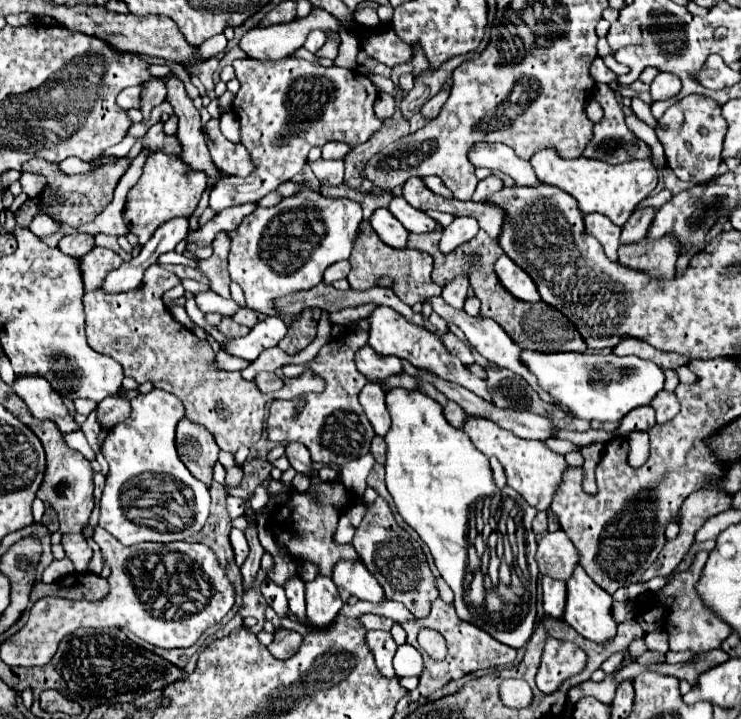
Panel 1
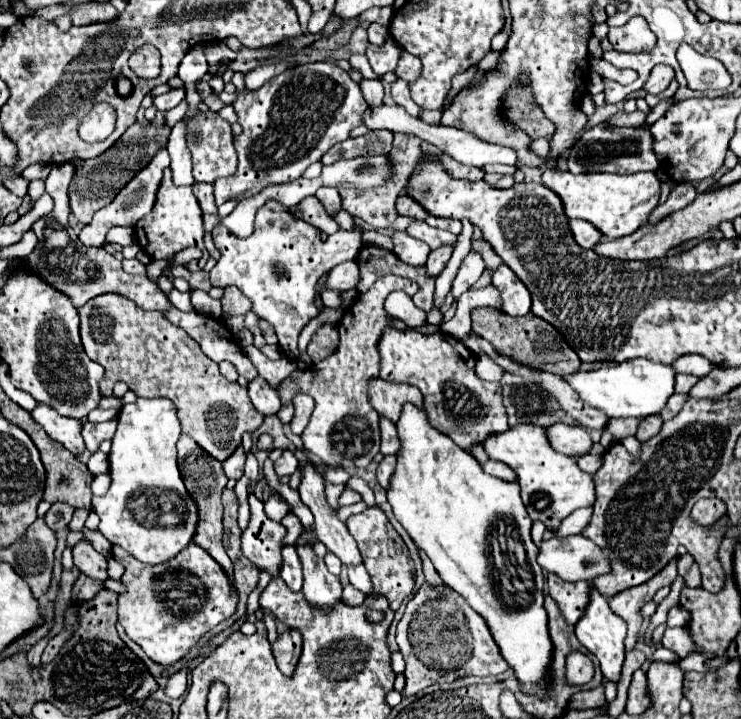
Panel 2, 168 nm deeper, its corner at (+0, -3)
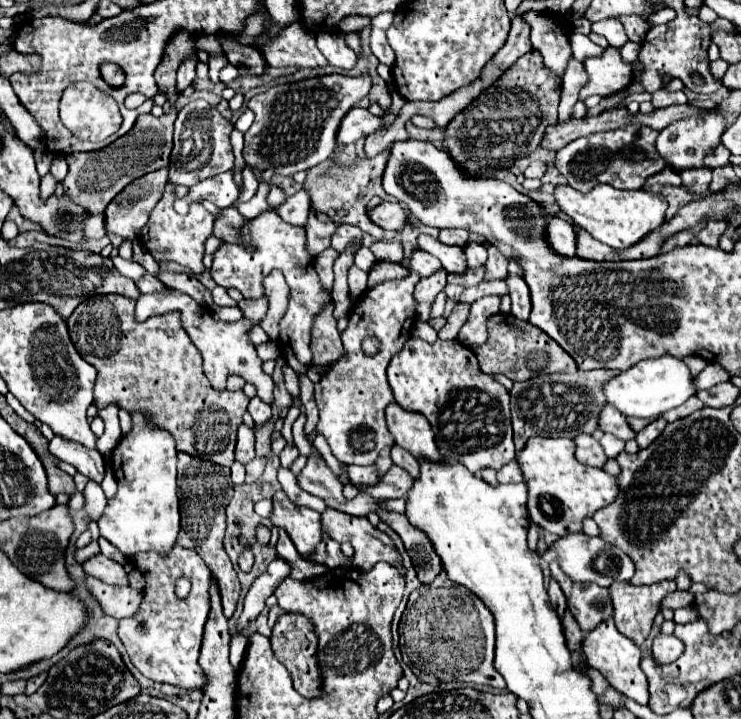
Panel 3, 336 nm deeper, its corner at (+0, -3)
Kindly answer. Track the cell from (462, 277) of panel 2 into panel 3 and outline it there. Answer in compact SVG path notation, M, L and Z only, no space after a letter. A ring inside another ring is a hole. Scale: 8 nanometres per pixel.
M475 240L467 242L465 246L465 254L467 254L467 264L469 264L469 270L475 270L475 268L481 268L485 266L487 262L487 248Z

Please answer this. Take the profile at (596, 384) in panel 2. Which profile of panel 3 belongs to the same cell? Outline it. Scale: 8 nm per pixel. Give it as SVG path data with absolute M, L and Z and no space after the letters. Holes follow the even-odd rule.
M665 354L651 360L641 360L639 364L621 372L617 378L605 384L605 396L609 404L619 408L625 416L637 418L659 418L663 412L681 406L695 394L695 376L691 374L689 366L683 360Z

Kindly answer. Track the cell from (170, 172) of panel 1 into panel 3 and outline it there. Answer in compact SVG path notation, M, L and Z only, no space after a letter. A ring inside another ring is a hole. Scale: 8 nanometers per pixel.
M167 184L163 198L157 202L157 206L151 212L149 224L147 224L147 232L143 232L143 242L149 248L149 252L153 254L153 258L157 262L161 260L173 260L181 266L185 266L187 270L191 270L195 276L205 272L203 266L203 254L205 254L205 240L213 234L213 222L215 218L199 204L195 206L195 210L189 210L187 216L181 216L175 212L173 202L179 200L181 196L185 196L185 186L175 186L175 184Z

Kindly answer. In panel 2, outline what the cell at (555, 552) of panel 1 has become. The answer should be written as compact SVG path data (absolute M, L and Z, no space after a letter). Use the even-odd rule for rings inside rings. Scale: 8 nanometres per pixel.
M581 534L567 538L553 536L551 540L541 542L537 562L545 572L557 574L567 582L593 580L601 572L609 572L609 562L601 556L597 544Z

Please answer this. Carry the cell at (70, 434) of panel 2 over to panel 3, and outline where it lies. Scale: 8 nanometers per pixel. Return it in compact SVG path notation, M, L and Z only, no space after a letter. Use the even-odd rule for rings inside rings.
M55 436L49 442L49 452L55 458L73 464L89 480L101 484L101 480L105 476L105 458L97 450L89 450L81 444L69 444L65 440L57 440L57 436Z

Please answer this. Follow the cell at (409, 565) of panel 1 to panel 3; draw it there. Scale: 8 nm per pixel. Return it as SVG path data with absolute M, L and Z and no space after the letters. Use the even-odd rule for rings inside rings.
M327 508L321 514L321 530L331 540L353 544L355 548L353 566L367 570L367 568L373 568L373 564L383 560L389 564L397 564L401 568L401 574L405 574L401 556L395 550L393 542L385 534L381 534L377 528L373 528L367 518L345 516L345 512Z

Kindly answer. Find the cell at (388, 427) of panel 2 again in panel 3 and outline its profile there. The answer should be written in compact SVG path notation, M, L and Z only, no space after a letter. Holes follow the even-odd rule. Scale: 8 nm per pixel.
M393 446L391 458L393 458L393 462L395 462L397 466L401 466L405 472L409 472L411 478L417 478L417 476L419 476L419 462L417 462L417 458L411 456L409 452L405 452L403 448Z

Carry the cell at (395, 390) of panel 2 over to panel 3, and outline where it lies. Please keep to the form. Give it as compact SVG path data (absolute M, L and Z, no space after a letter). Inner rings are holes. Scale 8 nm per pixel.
M393 402L387 408L387 424L397 446L411 452L419 460L443 462L443 456L435 446L433 430L421 414L405 412L403 408L397 408L397 402Z

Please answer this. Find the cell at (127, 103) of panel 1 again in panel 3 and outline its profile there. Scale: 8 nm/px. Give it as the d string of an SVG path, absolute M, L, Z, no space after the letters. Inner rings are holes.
M189 56L185 62L181 62L179 66L179 72L177 72L177 90L185 90L187 86L191 86L191 82L195 80L195 66L197 66L197 60L195 56Z

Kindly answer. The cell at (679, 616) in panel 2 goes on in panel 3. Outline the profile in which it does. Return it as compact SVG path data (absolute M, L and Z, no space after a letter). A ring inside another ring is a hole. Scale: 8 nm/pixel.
M687 606L687 608L681 608L681 610L675 610L675 622L677 624L687 624L687 622L693 622L699 618L699 610L695 606Z

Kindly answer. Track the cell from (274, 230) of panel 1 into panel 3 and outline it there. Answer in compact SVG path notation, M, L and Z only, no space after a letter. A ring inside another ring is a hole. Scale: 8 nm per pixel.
M265 212L259 218L247 222L247 226L243 228L243 242L247 246L253 246L255 252L249 252L245 246L221 244L221 248L215 252L211 276L219 286L237 288L247 298L263 296L261 282L271 270L279 270L285 276L285 280L291 288L291 300L289 300L289 308L279 324L281 354L297 374L305 374L307 368L311 366L309 344L311 344L311 328L313 328L315 316L325 308L325 304L331 302L329 290L325 290L321 286L321 280L313 268L313 258L305 250L305 230L283 222L275 212Z

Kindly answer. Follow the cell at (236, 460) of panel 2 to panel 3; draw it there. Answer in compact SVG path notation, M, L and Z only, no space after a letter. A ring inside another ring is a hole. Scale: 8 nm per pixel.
M241 424L237 430L237 448L235 448L235 458L243 464L255 458L255 432L253 428Z

